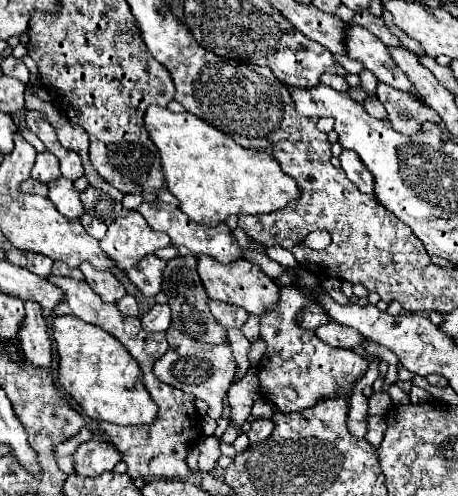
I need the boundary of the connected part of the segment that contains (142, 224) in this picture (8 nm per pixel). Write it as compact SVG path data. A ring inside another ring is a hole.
M130 211L110 223L106 237L100 241L102 251L112 257L120 269L130 269L144 255L150 255L166 245L170 245L170 237L150 229L138 211Z

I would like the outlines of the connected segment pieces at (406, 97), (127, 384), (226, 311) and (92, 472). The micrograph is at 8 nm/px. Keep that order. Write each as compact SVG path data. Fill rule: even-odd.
M378 83L376 87L376 97L388 111L388 121L390 125L404 135L416 133L416 127L422 125L422 121L432 121L432 123L442 123L438 113L434 109L426 107L414 93L402 93L400 89L394 89L386 83ZM408 113L412 119L404 119L402 115Z
M72 315L56 317L52 325L60 357L58 383L90 419L110 421L116 425L142 425L154 421L158 407L142 385L142 371L136 359L110 333Z
M208 301L208 307L212 311L212 315L216 317L216 321L224 327L224 329L232 329L232 327L242 327L248 319L248 313L244 309L238 309L238 305L226 305L222 301Z
M98 439L80 443L72 457L74 471L84 477L96 477L104 471L112 471L114 465L120 461L120 453L114 447L110 447L110 443Z

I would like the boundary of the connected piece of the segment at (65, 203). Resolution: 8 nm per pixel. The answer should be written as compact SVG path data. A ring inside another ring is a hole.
M60 177L52 183L48 183L48 189L50 189L50 201L56 205L56 209L70 217L70 219L80 219L84 209L82 209L82 203L78 199L78 191L74 189L72 181L66 179L66 177Z

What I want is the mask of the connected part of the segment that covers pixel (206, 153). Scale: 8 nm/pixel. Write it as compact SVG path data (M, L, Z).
M150 105L144 127L158 147L166 189L178 199L182 213L196 223L214 227L230 215L272 213L300 195L294 179L280 169L274 157L238 145L192 113L172 113L166 107Z

